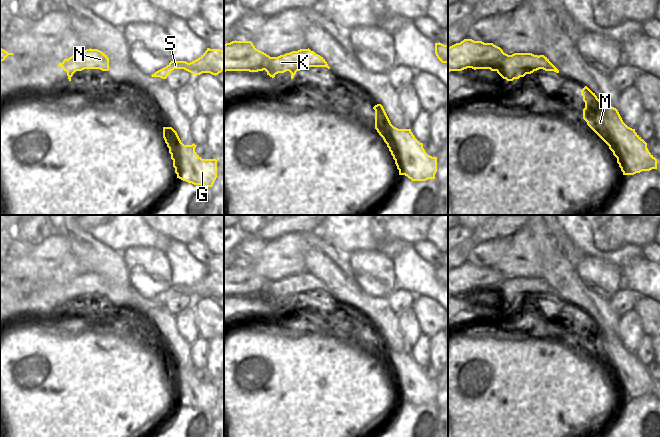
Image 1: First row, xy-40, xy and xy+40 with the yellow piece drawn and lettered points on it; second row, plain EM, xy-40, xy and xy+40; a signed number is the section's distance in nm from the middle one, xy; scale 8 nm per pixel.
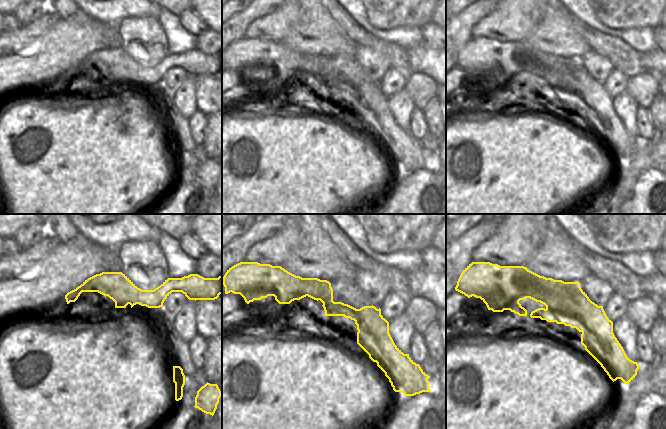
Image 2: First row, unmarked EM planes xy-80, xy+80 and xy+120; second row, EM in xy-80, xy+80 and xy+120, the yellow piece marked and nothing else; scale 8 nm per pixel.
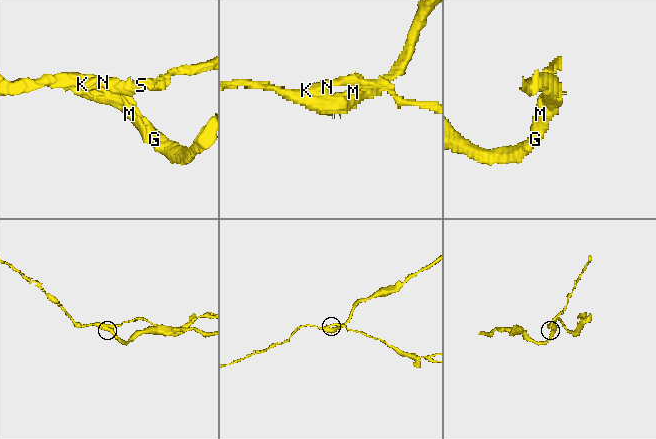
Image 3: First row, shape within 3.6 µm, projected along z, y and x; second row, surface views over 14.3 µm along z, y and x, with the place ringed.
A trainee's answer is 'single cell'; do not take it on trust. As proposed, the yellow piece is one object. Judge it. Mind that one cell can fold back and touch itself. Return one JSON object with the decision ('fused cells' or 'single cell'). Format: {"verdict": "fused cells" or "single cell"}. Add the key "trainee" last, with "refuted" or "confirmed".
{"verdict": "fused cells", "trainee": "refuted"}

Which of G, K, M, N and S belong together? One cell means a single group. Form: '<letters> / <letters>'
G K M / N S

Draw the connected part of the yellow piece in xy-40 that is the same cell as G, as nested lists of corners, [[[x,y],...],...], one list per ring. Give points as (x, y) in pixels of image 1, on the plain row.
[[[163,351],[163,362],[177,402],[204,411],[212,411],[217,402],[217,384],[202,383],[196,376],[197,369],[184,369],[172,351]]]

